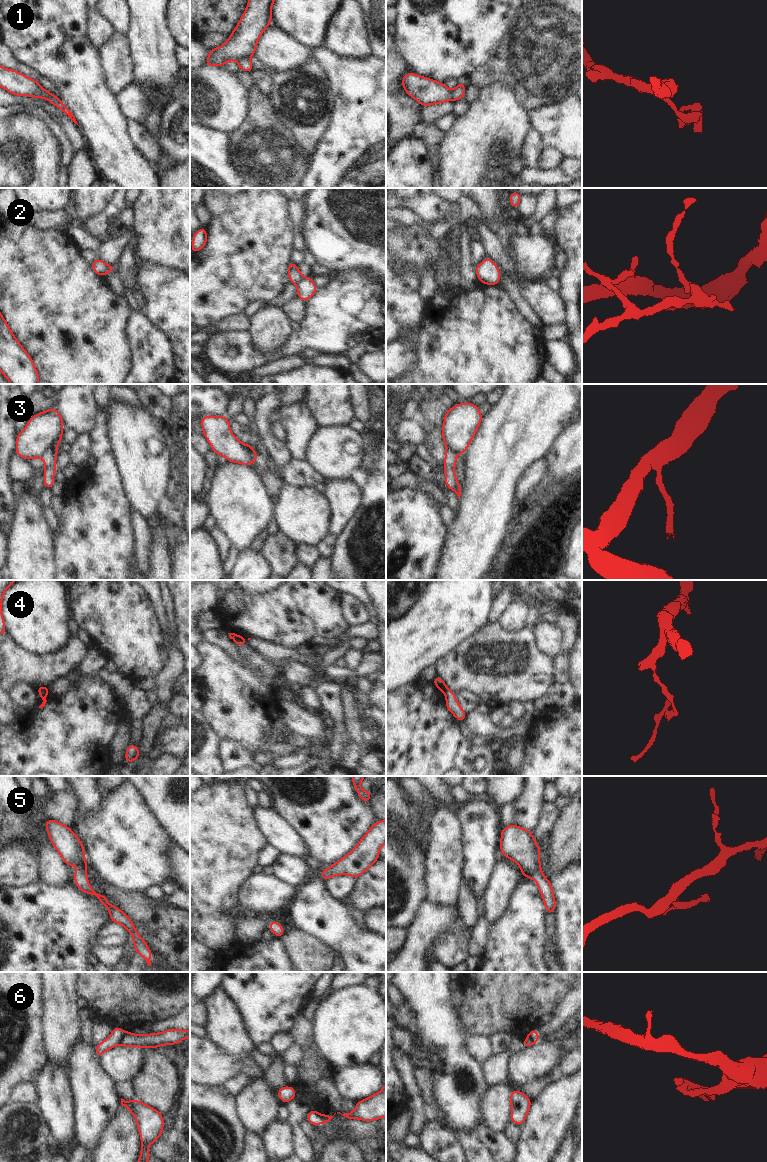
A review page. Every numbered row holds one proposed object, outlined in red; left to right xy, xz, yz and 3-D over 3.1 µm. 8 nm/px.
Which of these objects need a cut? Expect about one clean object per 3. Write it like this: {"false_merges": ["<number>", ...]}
{"false_merges": ["1", "2", "3", "4", "6"]}

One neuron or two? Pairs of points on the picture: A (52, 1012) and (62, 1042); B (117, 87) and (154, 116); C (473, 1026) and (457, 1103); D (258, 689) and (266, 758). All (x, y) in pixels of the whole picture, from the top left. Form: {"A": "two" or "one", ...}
{"A": "one", "B": "two", "C": "two", "D": "two"}

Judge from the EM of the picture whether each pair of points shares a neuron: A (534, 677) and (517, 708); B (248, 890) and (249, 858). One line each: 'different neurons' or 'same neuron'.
A: different neurons
B: different neurons

